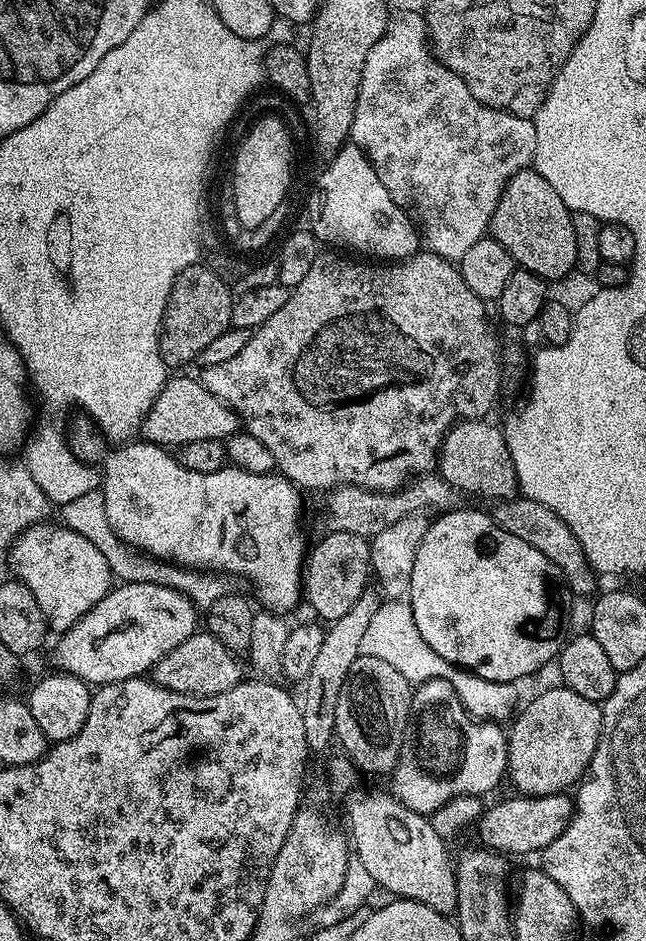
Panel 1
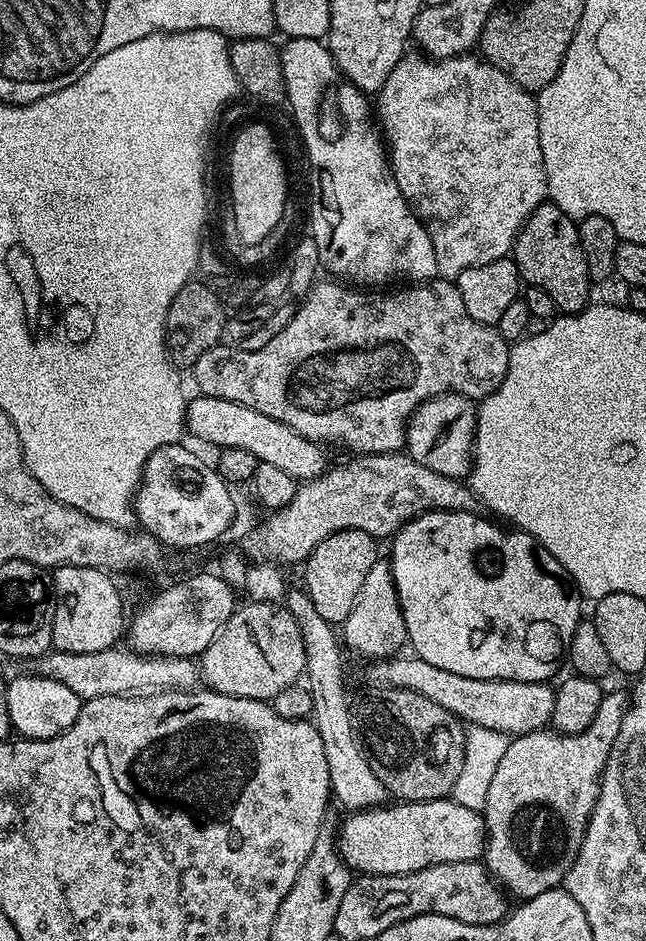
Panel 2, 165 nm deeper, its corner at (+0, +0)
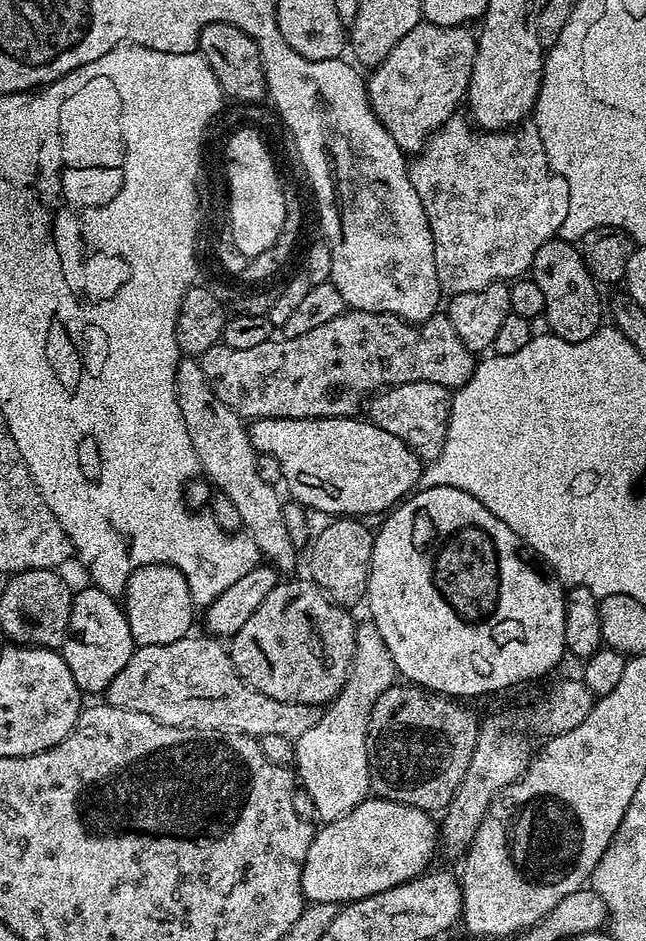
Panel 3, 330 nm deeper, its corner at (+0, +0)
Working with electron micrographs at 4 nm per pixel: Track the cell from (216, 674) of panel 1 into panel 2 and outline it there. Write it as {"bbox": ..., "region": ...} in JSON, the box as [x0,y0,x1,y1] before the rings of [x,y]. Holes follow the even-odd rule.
{"bbox":[198,602,305,702],"region":[[[255,602],[241,603],[198,657],[199,675],[211,691],[269,702],[293,687],[305,675],[305,666],[302,634],[288,609]]]}

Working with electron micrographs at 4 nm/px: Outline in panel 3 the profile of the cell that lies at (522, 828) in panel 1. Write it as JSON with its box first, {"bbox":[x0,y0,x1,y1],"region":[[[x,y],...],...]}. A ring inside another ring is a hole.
{"bbox":[302,796,440,904],"region":[[[377,796],[320,827],[312,837],[302,870],[304,897],[316,904],[360,901],[423,875],[440,844],[439,825],[431,813]]]}

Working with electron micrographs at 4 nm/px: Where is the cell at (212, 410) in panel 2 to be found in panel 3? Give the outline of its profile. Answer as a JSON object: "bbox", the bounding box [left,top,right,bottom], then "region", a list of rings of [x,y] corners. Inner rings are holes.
{"bbox":[247,416,420,518],"region":[[[261,416],[247,429],[257,453],[278,458],[283,483],[288,483],[292,495],[289,497],[313,513],[325,512],[328,518],[369,518],[375,512],[387,513],[417,487],[420,479],[420,457],[367,418]]]}

